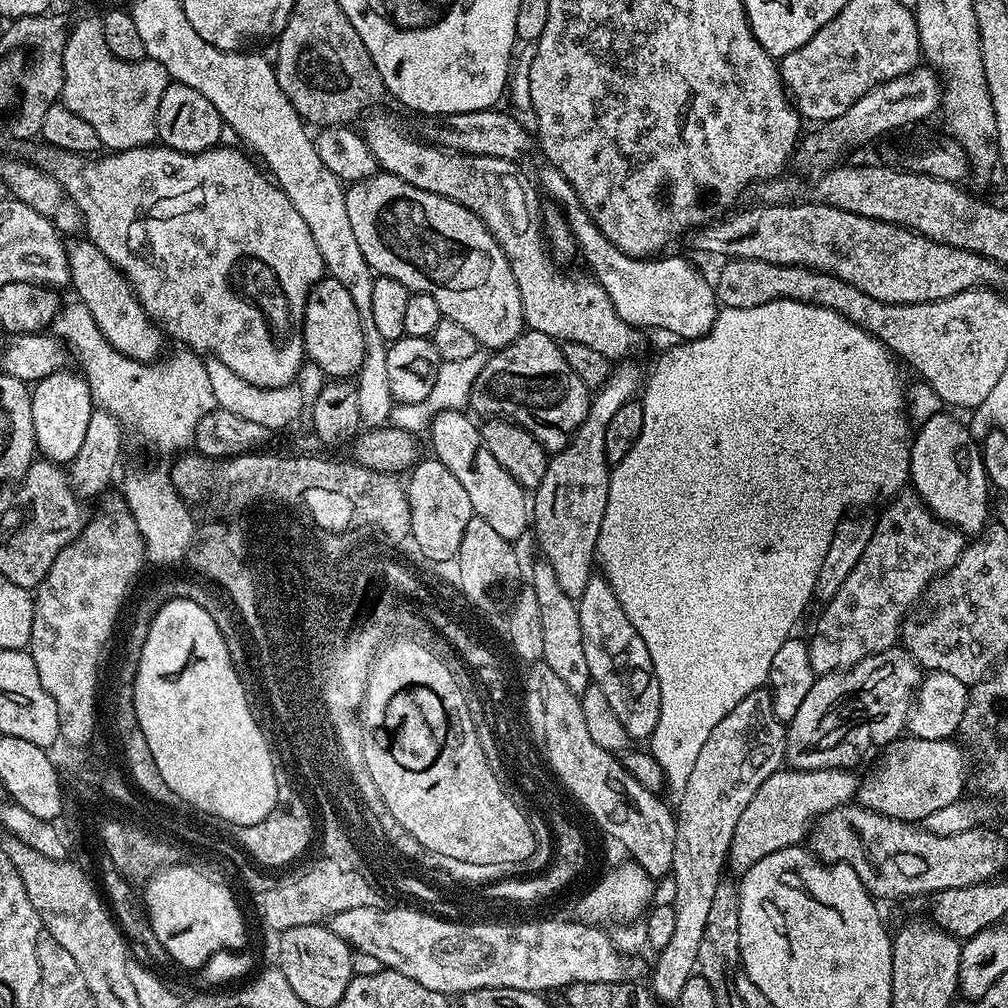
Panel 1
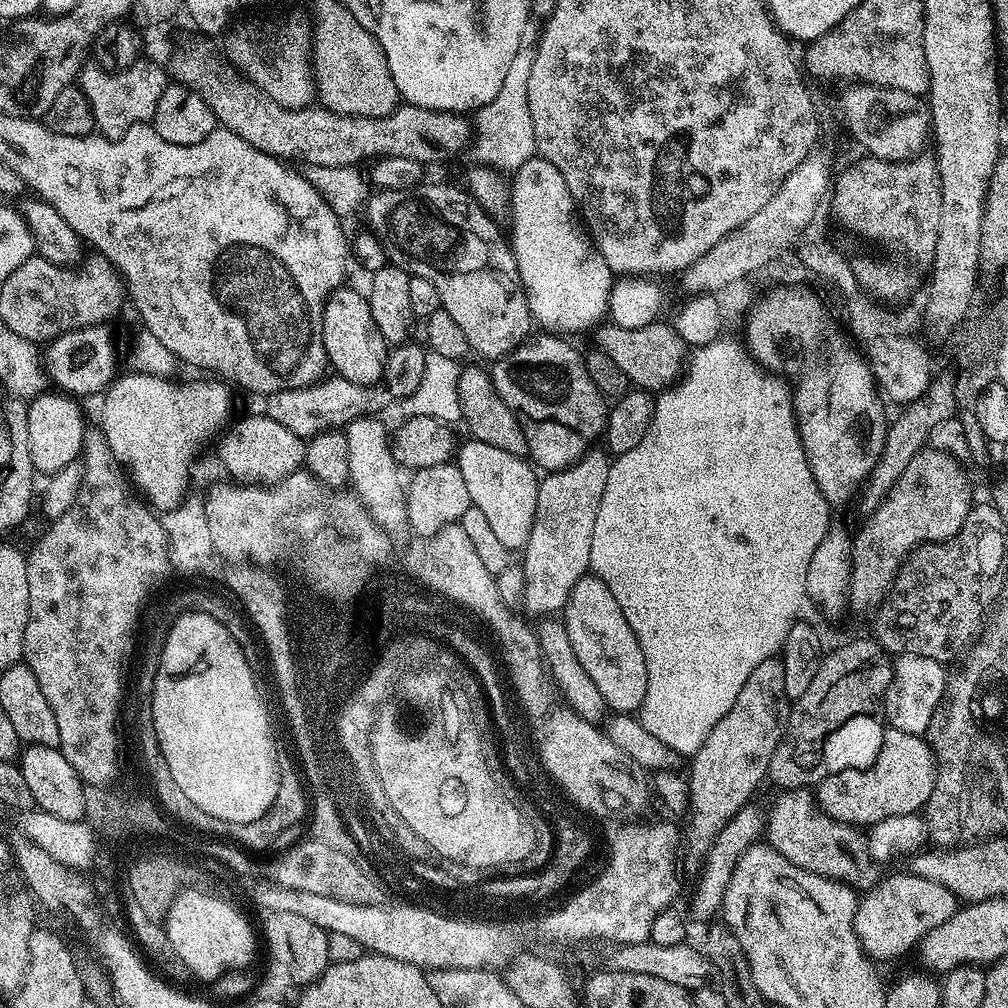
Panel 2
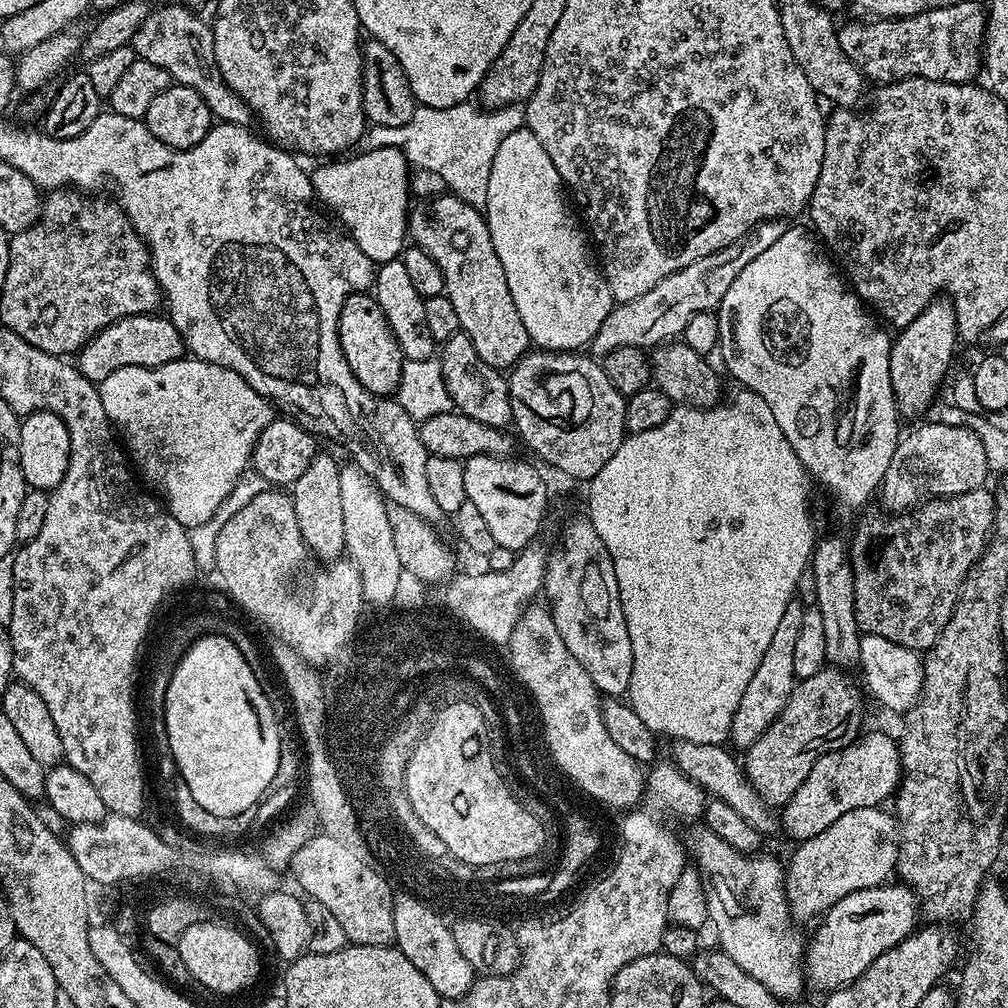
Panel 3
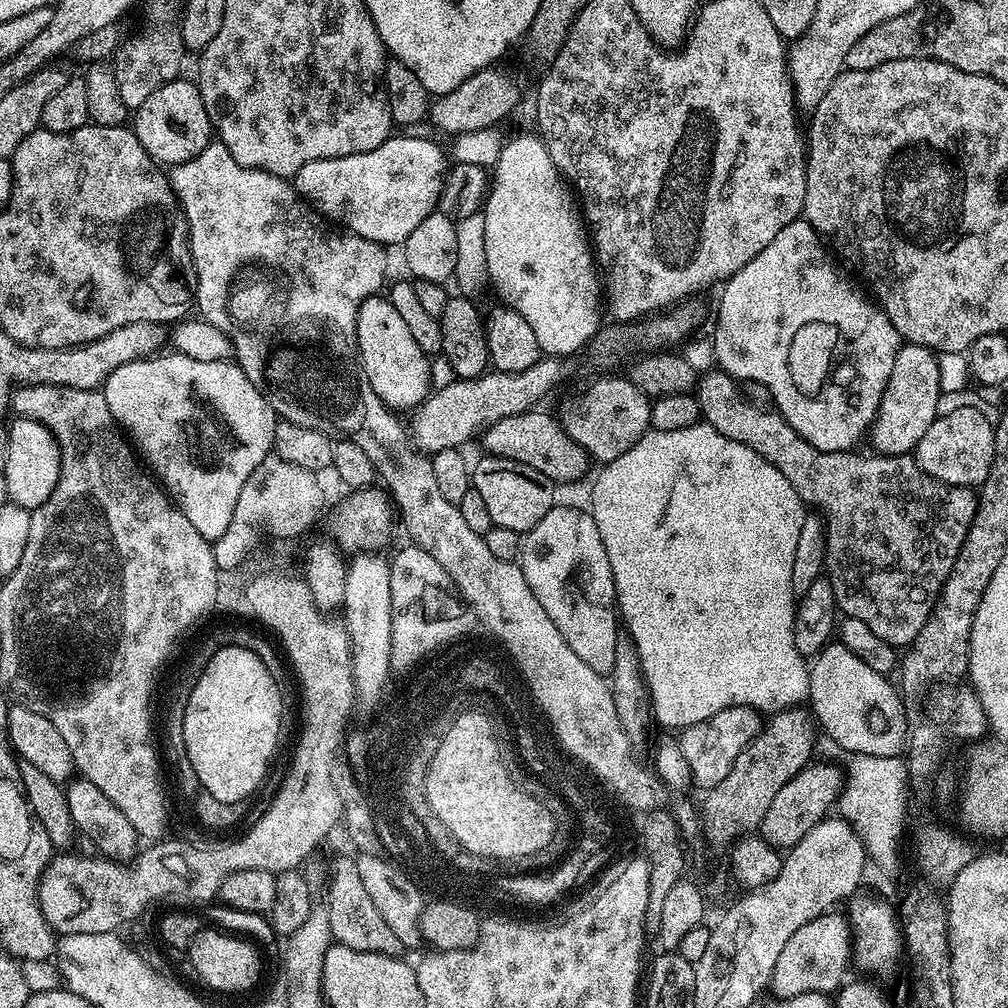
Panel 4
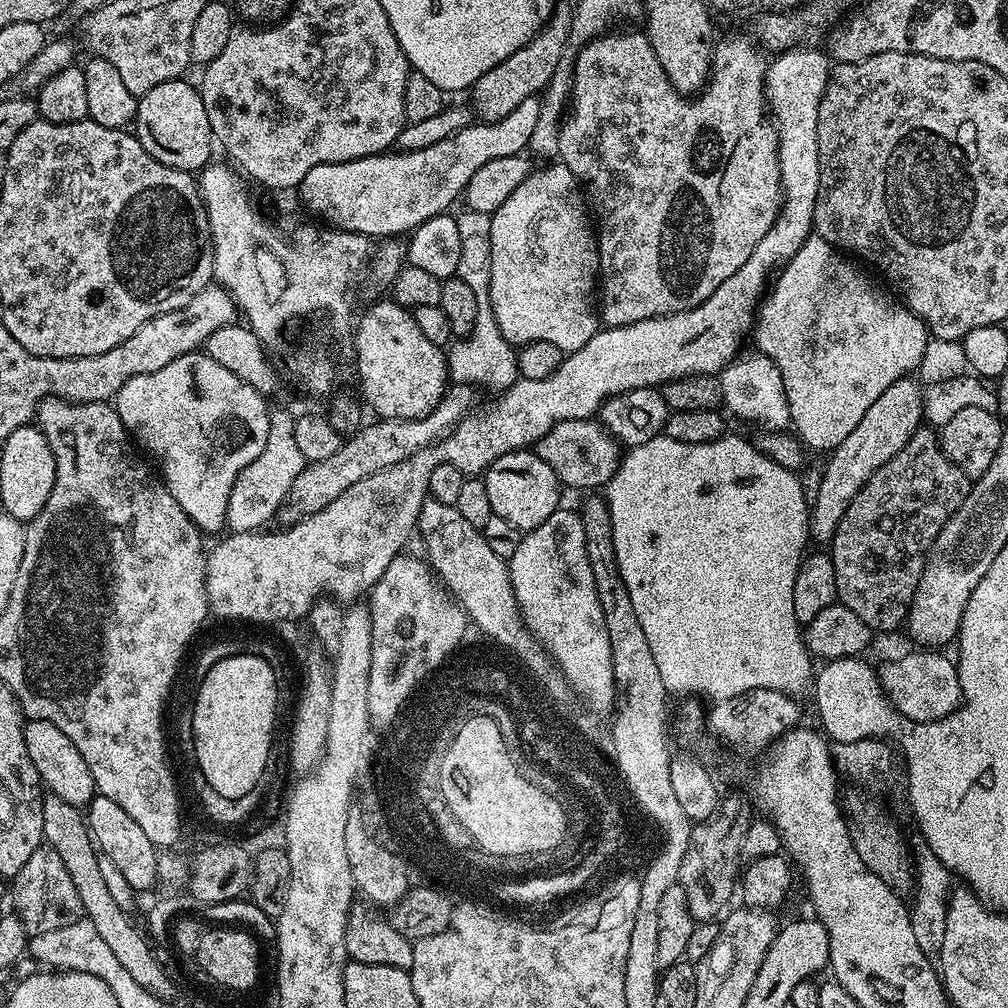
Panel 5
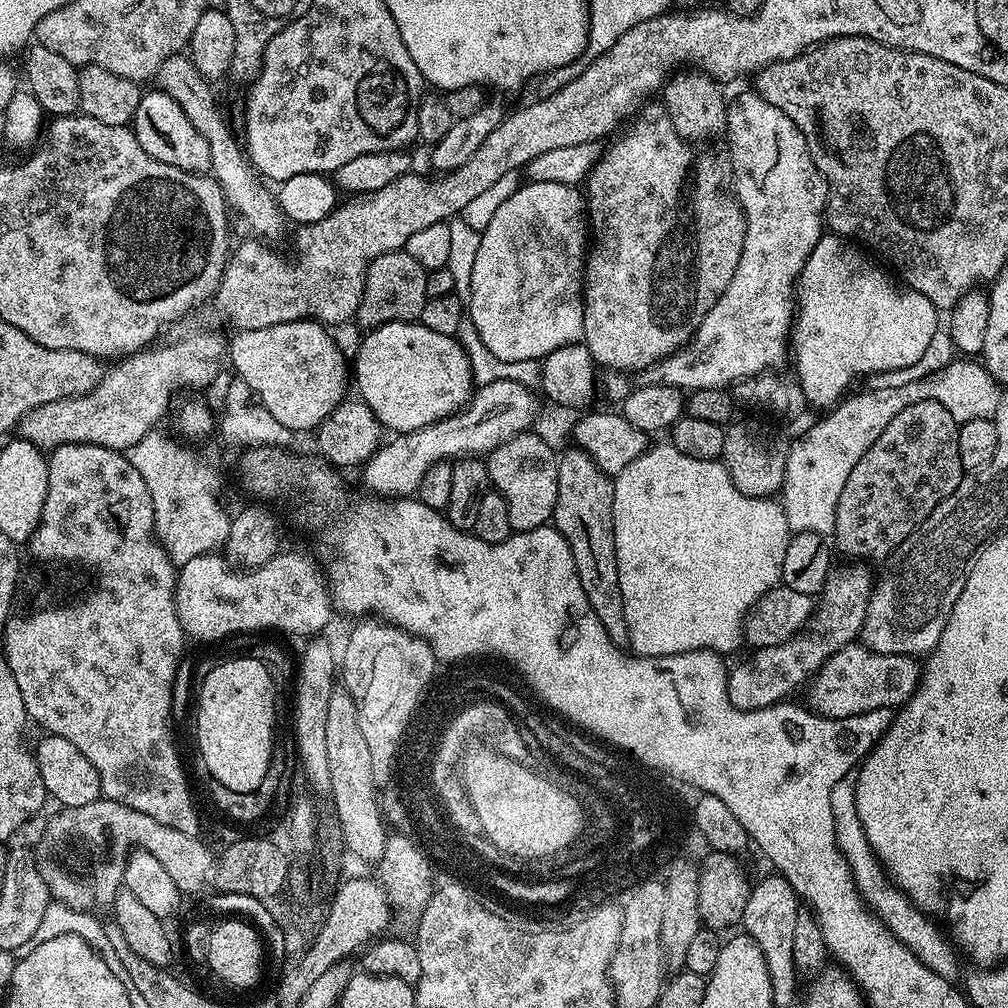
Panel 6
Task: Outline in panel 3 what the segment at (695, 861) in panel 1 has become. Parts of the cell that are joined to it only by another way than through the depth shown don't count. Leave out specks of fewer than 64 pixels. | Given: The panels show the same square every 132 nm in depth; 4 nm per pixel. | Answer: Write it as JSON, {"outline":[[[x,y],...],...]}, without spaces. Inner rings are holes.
{"outline":[[[800,598],[792,599],[786,606],[778,627],[770,637],[770,646],[766,646],[766,654],[762,654],[762,662],[758,662],[758,670],[754,670],[754,678],[750,678],[746,694],[742,694],[742,702],[738,702],[738,710],[732,719],[730,740],[740,750],[747,750],[772,725],[774,718],[782,714],[786,702],[792,697],[792,690],[798,683],[794,674],[794,646],[798,639],[798,630],[802,627],[805,607],[805,601],[800,601]]]}

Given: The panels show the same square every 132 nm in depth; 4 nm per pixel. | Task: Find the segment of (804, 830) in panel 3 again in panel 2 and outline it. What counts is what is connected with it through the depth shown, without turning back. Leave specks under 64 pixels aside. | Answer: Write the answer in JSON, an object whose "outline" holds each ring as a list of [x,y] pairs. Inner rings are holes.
{"outline":[[[888,726],[884,729],[878,758],[869,768],[851,768],[830,774],[814,788],[819,811],[845,826],[871,826],[898,814],[917,815],[927,804],[936,781],[936,762],[924,736],[906,734]]]}

